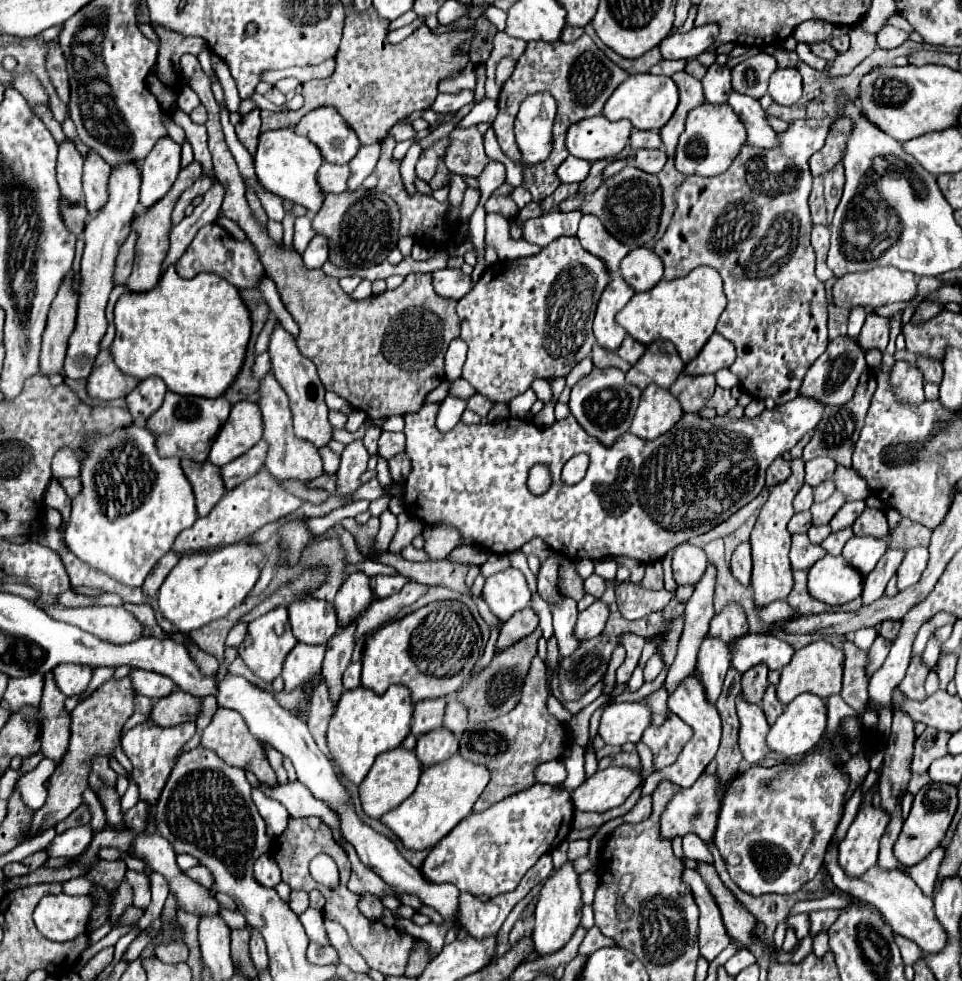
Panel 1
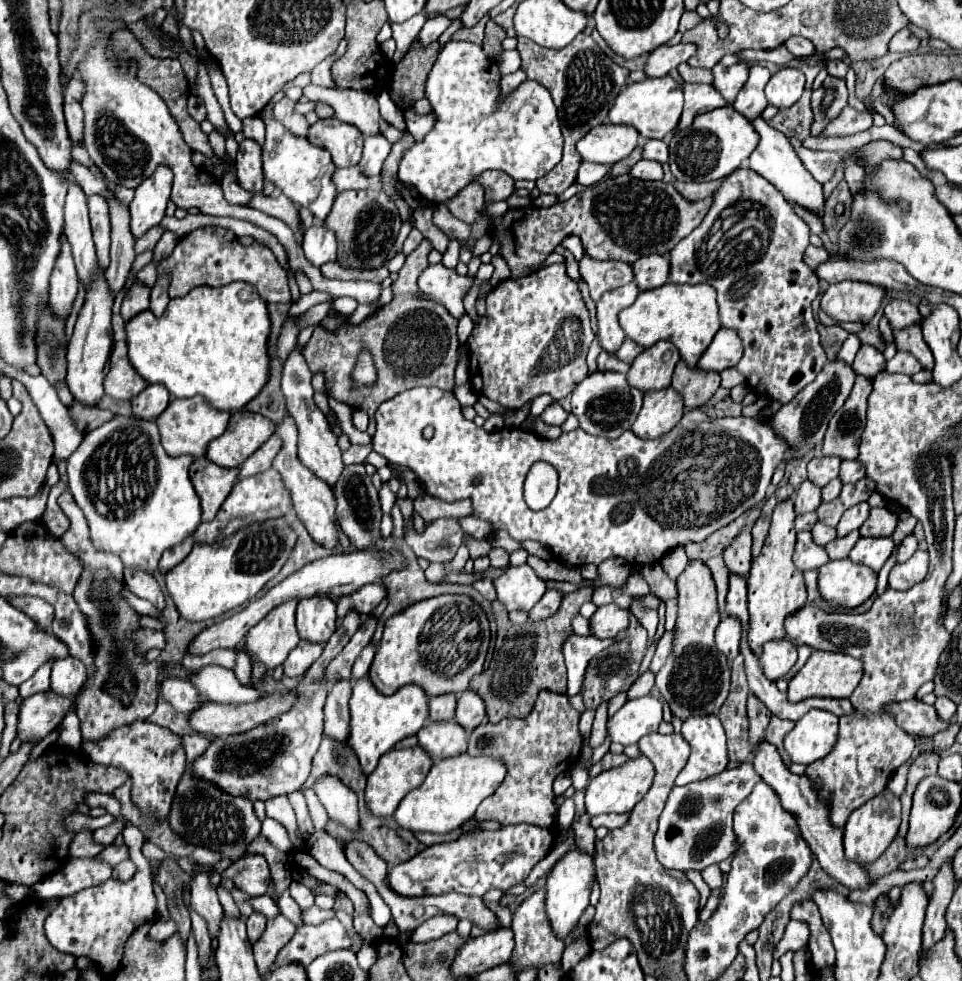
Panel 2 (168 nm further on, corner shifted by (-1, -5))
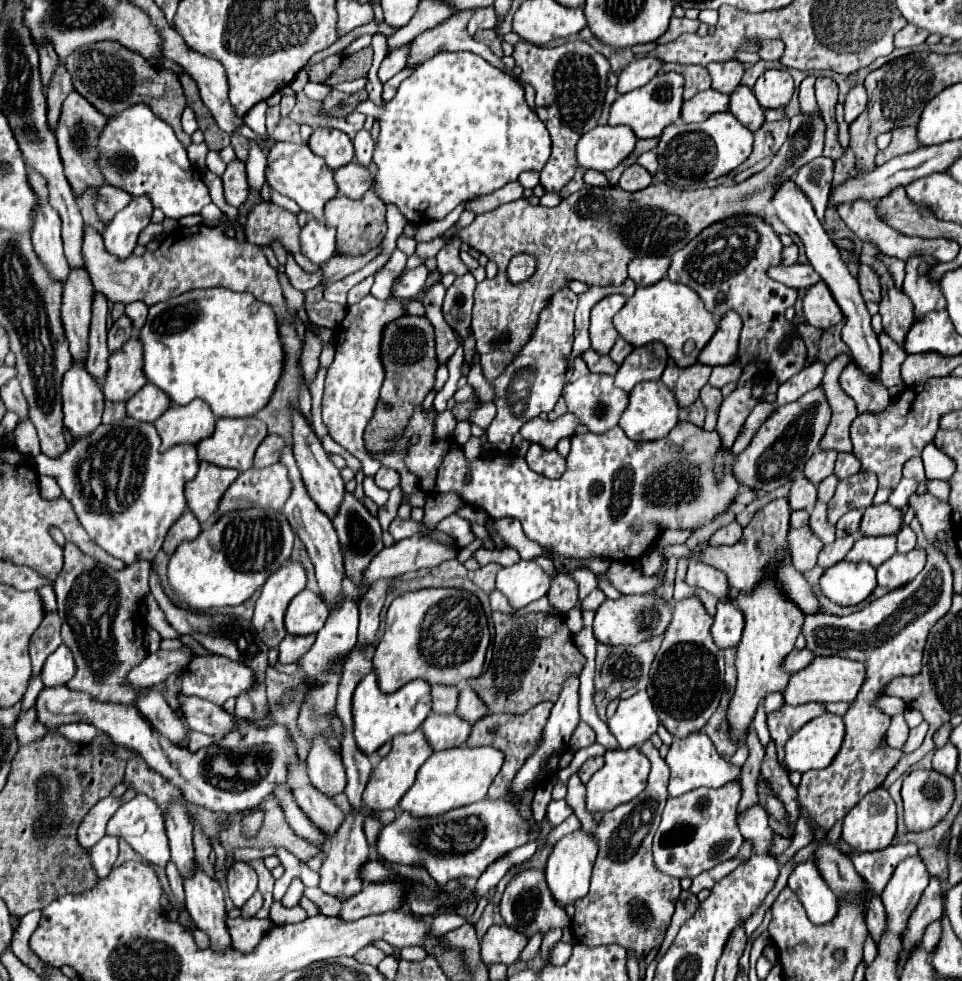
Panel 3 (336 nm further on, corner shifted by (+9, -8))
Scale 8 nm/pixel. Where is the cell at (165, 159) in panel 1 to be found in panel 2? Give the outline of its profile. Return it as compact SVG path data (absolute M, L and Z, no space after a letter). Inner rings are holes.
M158 166L152 176L148 176L138 188L130 204L130 228L134 238L142 236L152 226L158 226L164 218L166 204L170 200L174 174L166 166Z

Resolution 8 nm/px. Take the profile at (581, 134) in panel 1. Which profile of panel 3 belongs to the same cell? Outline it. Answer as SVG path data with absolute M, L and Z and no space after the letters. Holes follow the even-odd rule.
M598 125L578 141L578 163L586 169L610 171L634 151L636 141L628 125Z

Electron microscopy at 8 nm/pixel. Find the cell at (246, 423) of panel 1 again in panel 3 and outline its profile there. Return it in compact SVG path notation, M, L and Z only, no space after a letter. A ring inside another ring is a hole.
M216 419L214 433L196 445L200 461L212 465L252 465L254 453L268 435L266 423L248 419Z

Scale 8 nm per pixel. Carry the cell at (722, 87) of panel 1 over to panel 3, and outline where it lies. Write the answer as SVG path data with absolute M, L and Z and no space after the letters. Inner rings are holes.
M738 59L730 61L720 61L720 63L710 63L708 65L710 77L712 77L712 89L720 93L732 93L744 75L744 65Z

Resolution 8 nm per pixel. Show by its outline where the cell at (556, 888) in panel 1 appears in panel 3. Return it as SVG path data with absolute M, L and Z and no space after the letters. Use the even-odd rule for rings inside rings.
M578 829L574 833L562 837L554 845L554 849L548 857L548 863L546 863L546 881L548 881L550 891L552 891L552 895L560 907L574 903L576 899L580 899L588 893L590 873L592 873L596 853L598 853L598 841L594 839L594 835L584 833L584 829Z

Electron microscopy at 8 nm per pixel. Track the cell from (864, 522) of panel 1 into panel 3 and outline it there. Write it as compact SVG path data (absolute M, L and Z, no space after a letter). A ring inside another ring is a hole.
M890 503L870 505L864 511L860 535L896 535L902 527L902 511L892 507Z

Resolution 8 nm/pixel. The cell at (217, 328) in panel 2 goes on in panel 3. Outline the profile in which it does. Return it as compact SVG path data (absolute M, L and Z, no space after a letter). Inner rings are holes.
M224 287L188 291L188 293L178 295L178 301L166 301L166 303L152 305L150 307L150 325L144 325L140 329L140 341L144 343L144 375L146 375L146 379L150 383L156 383L156 387L160 387L162 391L166 391L176 405L188 405L192 399L204 399L216 417L252 417L258 411L262 411L270 403L272 393L276 391L276 385L278 385L282 369L284 369L284 349L282 349L282 343L278 337L278 319L276 319L274 309L270 305L258 301L250 293L236 293L236 291L230 291Z

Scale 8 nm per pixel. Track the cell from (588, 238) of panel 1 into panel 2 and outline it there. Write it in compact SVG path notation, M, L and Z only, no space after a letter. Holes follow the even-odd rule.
M582 256L580 260L580 274L590 288L590 298L596 302L608 290L620 288L632 282L632 268L626 262L618 260L594 260L592 256Z

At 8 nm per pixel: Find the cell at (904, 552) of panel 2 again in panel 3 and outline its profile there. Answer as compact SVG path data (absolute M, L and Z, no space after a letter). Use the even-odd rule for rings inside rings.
M904 525L900 529L900 533L898 533L898 551L900 553L908 553L914 547L916 547L916 533L908 525Z

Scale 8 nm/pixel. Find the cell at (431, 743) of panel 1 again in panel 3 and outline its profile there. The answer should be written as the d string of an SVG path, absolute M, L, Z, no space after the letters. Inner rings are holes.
M430 713L420 729L424 731L430 747L434 751L442 751L442 749L464 745L472 725L468 725L468 721L460 719L456 713L452 715Z

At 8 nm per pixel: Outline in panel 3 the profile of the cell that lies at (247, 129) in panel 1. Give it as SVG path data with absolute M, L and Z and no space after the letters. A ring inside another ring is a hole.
M238 159L228 163L228 169L222 175L222 181L224 181L224 199L226 199L226 203L230 203L232 207L238 209L248 197L248 179L246 179L244 163L238 161Z

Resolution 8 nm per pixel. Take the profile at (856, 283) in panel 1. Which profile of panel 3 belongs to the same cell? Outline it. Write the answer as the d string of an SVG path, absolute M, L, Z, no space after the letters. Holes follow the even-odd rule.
M824 281L812 285L802 299L802 313L808 325L816 329L828 329L842 321L842 311L838 309L830 289Z

